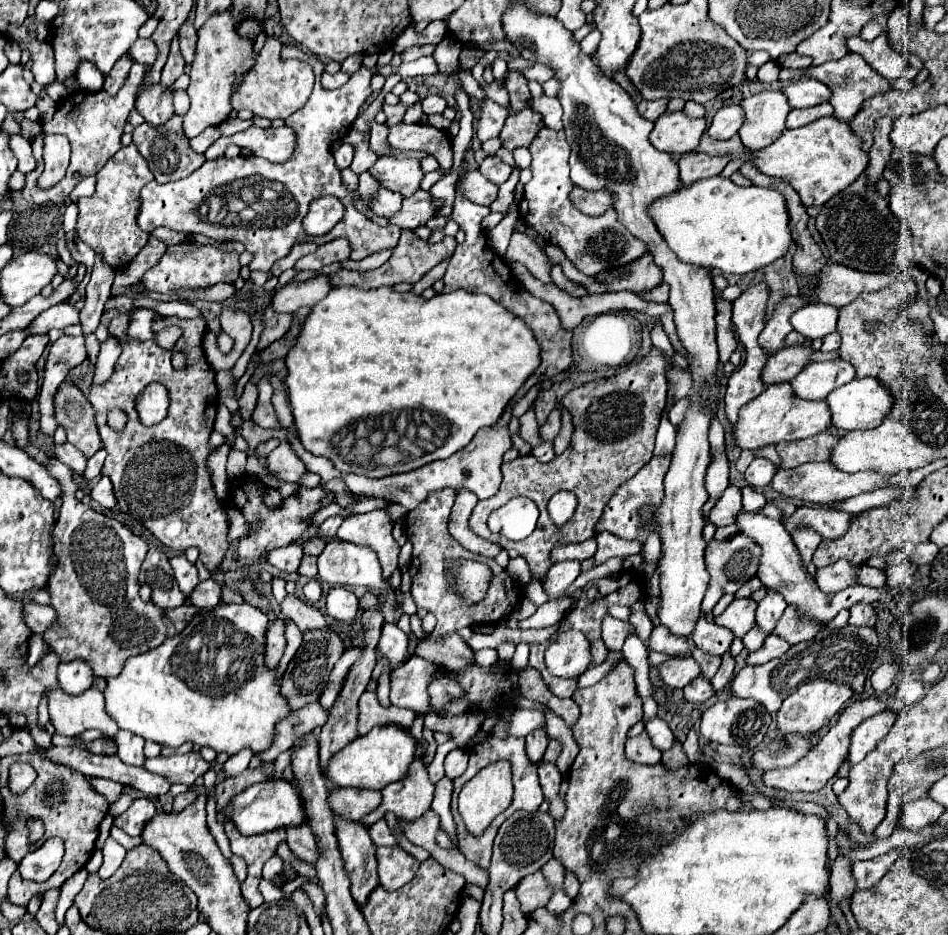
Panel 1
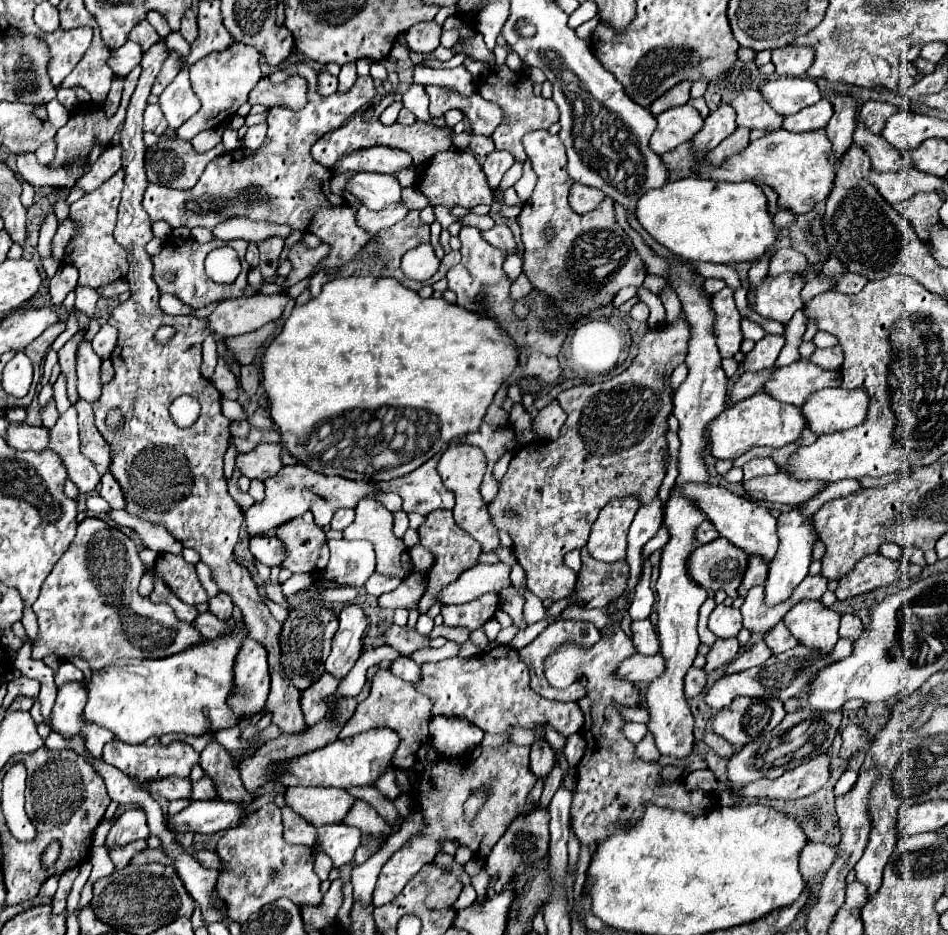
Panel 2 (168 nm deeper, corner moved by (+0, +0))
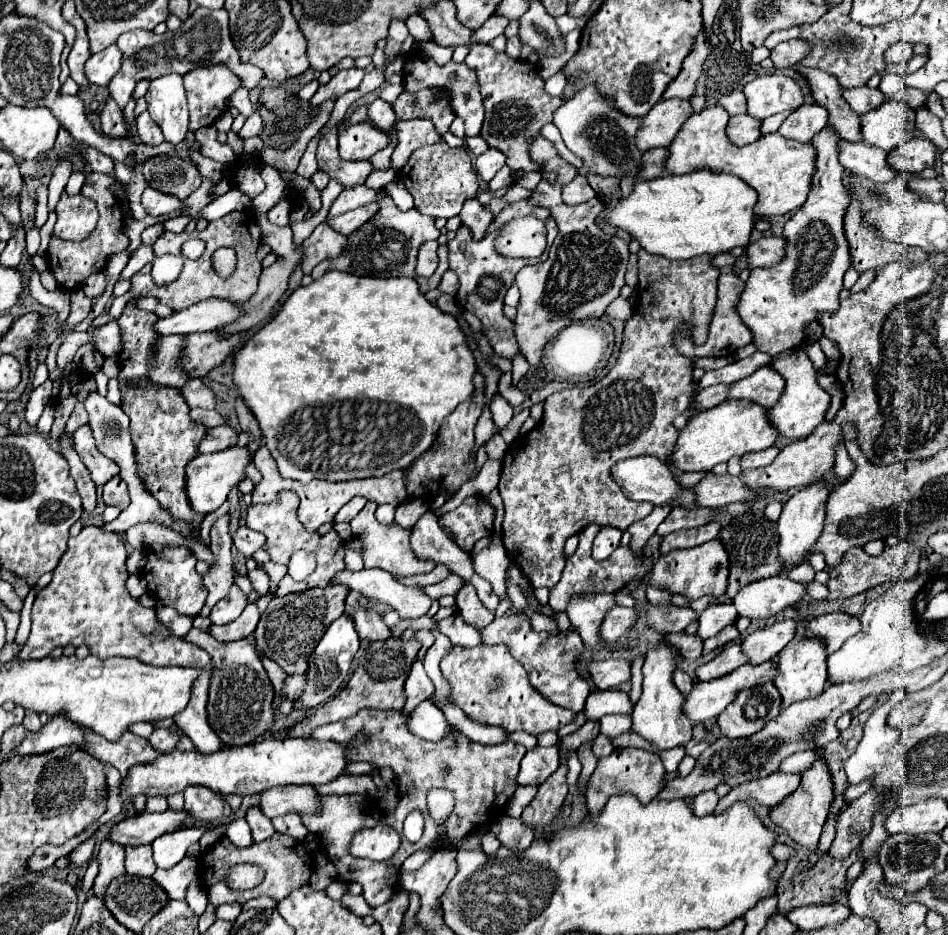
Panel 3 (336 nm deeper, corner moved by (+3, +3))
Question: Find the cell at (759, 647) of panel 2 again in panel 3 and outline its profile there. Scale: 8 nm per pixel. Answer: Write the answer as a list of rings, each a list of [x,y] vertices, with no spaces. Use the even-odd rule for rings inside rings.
[[[730,644],[726,646],[716,658],[712,658],[710,662],[702,664],[696,668],[696,678],[698,680],[714,680],[714,678],[722,678],[726,674],[730,674],[732,670],[736,670],[738,666],[746,664],[746,656],[740,650],[740,644]]]

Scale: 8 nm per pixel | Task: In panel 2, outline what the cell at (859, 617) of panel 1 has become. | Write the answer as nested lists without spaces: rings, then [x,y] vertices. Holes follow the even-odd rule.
[[[849,613],[849,615],[841,617],[841,627],[839,627],[841,637],[847,637],[847,639],[855,641],[855,639],[859,639],[863,635],[863,631],[865,631],[865,625],[857,615]]]

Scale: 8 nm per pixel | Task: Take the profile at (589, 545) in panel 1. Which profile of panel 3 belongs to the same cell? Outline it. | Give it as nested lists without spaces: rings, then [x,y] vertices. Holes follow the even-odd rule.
[[[590,524],[586,526],[578,536],[580,536],[580,544],[578,550],[574,552],[574,556],[570,556],[570,560],[566,560],[566,568],[562,572],[560,582],[550,590],[550,608],[556,612],[564,612],[562,608],[566,608],[570,596],[574,594],[594,594],[594,592],[604,592],[604,594],[614,594],[618,590],[622,590],[630,580],[644,580],[644,576],[652,570],[652,556],[640,556],[630,548],[630,546],[618,546],[606,560],[596,562],[592,558],[592,543],[596,534],[600,530],[598,524]]]

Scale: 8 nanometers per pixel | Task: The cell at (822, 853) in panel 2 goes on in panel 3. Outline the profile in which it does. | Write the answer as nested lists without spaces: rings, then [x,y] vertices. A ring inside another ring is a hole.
[[[774,844],[770,848],[770,854],[776,858],[776,860],[790,860],[794,856],[794,850],[790,846],[784,846],[784,844]]]

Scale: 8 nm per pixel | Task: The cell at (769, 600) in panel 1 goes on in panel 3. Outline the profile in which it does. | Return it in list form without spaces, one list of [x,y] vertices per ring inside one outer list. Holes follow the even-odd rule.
[[[816,480],[800,490],[796,490],[784,504],[782,516],[778,520],[778,532],[780,532],[780,558],[786,562],[784,574],[790,572],[790,568],[806,562],[810,546],[818,540],[822,532],[822,524],[826,518],[826,500],[830,490],[826,488],[824,480]]]

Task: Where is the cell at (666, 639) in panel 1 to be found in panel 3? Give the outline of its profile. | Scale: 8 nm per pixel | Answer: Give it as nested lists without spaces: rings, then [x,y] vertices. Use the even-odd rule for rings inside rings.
[[[614,606],[614,608],[610,608],[610,612],[606,612],[606,620],[602,620],[600,636],[606,642],[614,644],[614,642],[618,642],[630,630],[630,626],[636,622],[636,618],[638,618],[636,608]]]

